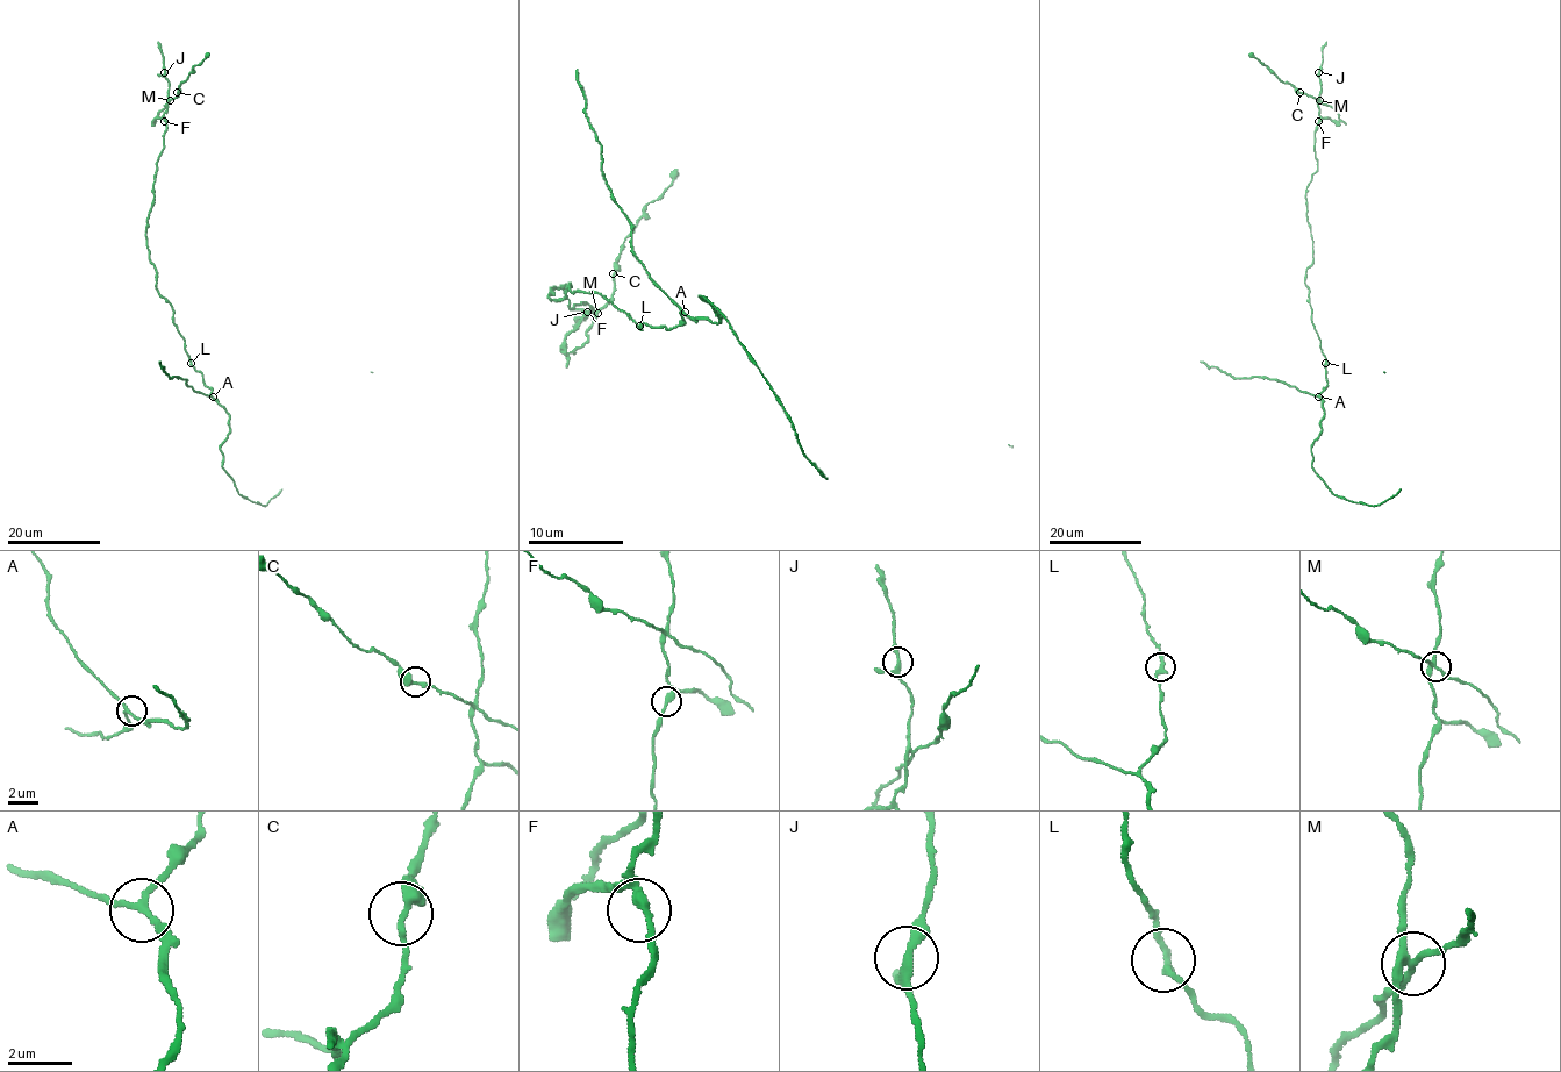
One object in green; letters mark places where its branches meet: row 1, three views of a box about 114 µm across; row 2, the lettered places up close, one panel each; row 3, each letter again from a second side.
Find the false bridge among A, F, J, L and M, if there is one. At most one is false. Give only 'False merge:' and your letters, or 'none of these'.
False merge: M

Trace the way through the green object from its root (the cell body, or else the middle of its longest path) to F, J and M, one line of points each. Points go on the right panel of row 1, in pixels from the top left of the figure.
F: (1325, 364), (1304, 283), (1305, 270), (1312, 261), (1305, 192), (1317, 169), (1314, 133), (1318, 121)
J: (1325, 364), (1304, 283), (1305, 270), (1312, 261), (1305, 192), (1317, 169), (1314, 133), (1319, 118), (1318, 72)
M: (1325, 364), (1304, 283), (1305, 270), (1312, 261), (1305, 192), (1317, 169), (1314, 133), (1319, 118), (1319, 100)

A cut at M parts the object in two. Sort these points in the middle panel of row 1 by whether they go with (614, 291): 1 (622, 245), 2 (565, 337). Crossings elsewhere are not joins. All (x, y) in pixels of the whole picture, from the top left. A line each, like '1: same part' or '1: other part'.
1: same part
2: other part

